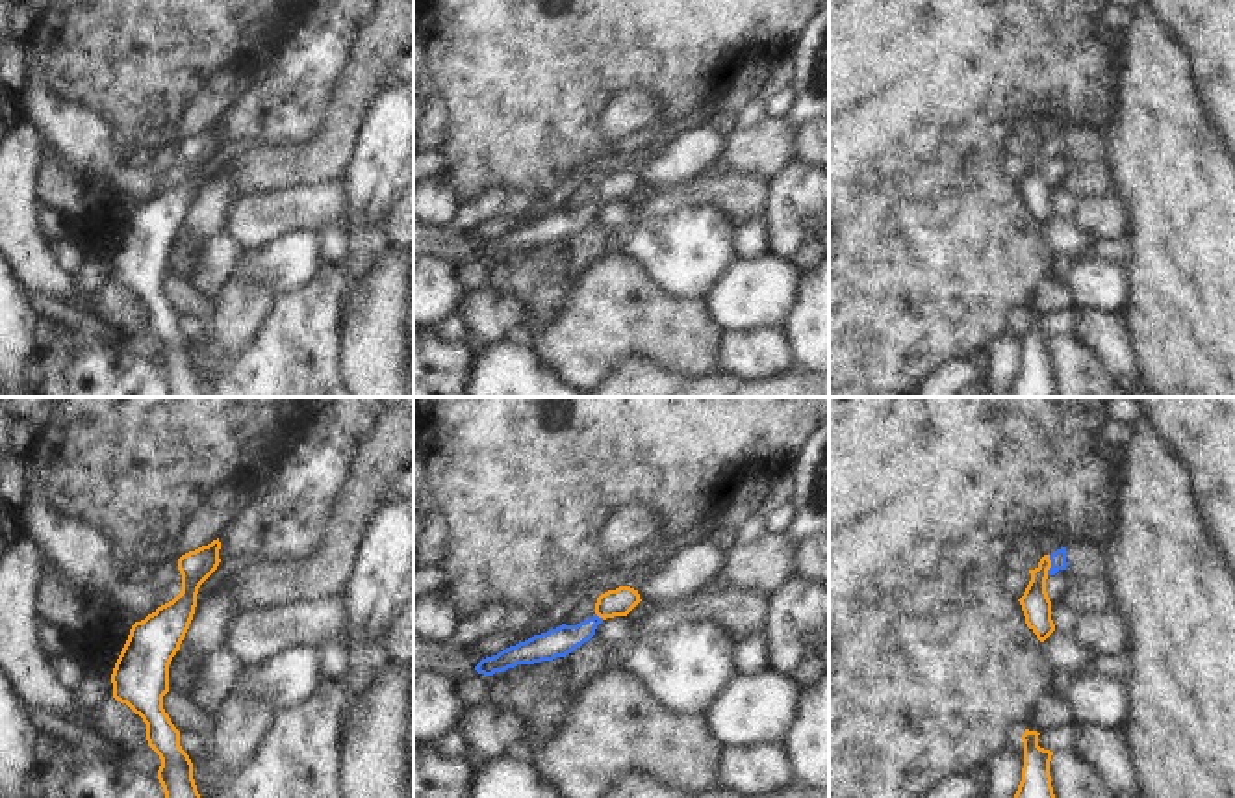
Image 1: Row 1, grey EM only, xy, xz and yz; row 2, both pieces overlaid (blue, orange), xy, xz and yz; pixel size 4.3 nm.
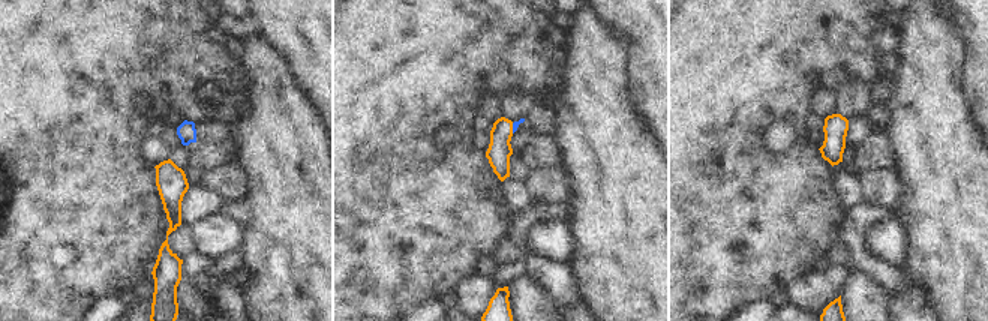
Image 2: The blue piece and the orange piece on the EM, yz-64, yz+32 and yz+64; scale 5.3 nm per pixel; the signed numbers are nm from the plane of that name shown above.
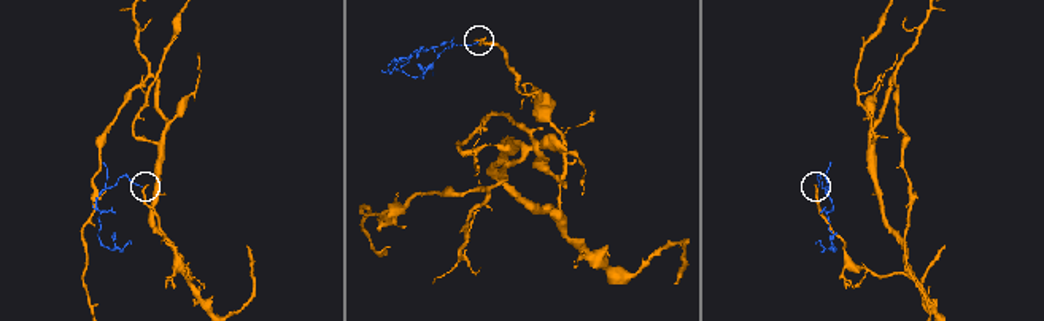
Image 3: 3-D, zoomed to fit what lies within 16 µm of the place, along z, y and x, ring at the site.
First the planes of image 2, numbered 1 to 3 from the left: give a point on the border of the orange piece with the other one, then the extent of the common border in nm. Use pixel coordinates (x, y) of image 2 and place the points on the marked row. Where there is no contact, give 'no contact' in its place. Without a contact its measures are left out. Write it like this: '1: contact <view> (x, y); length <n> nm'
1: no contact
2: contact yz+32 (513, 128); length 60 nm
3: no contact

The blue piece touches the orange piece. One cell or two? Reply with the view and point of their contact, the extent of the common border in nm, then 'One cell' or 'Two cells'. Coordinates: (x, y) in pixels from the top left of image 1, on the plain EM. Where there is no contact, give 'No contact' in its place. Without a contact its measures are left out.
Touches blue at yz (1052, 149). Shared border 90 nm. One cell

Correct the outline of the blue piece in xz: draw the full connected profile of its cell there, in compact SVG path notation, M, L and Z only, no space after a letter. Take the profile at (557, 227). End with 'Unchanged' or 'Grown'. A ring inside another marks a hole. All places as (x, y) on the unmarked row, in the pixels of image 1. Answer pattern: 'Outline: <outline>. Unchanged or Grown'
Outline: M630 171L608 174L597 182L593 202L588 202L577 210L562 208L556 213L534 219L532 223L510 230L493 241L482 243L475 254L484 260L493 260L495 256L504 256L517 249L534 249L541 245L553 245L556 241L566 241L575 232L588 226L603 204L627 200L640 186L642 184L638 174Z. Grown

